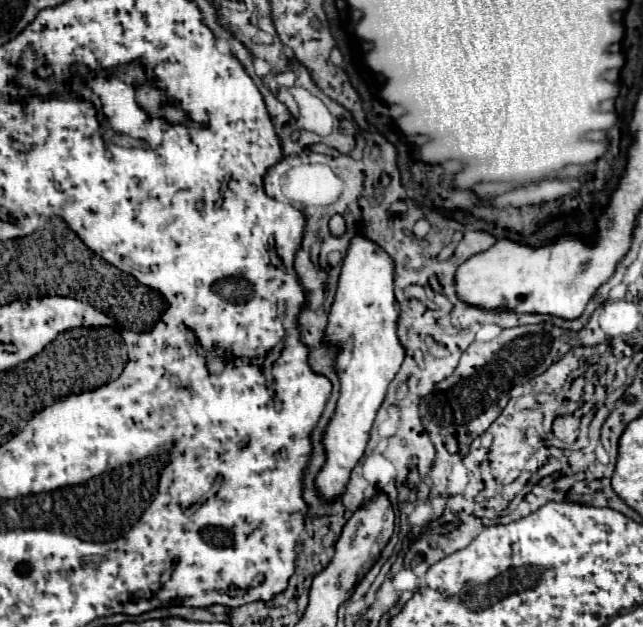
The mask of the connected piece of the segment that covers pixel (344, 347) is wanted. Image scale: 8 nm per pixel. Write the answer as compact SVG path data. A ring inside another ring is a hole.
M359 228L343 260L337 296L331 306L325 332L329 342L341 344L337 358L341 396L323 438L327 448L327 462L315 480L319 494L327 500L333 500L343 492L351 470L363 456L375 414L385 400L389 382L395 378L405 358L405 346L397 336L397 324L399 306L395 300L393 258L375 242L371 242Z

